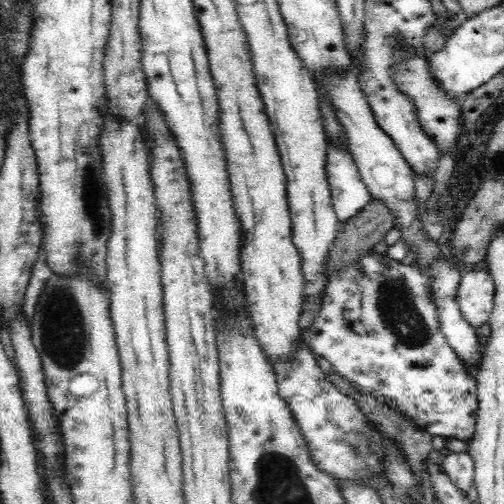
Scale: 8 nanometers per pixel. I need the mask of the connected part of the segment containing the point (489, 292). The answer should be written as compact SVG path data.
M481 264L464 270L456 299L462 317L475 329L489 322L494 305L495 285L487 268Z

